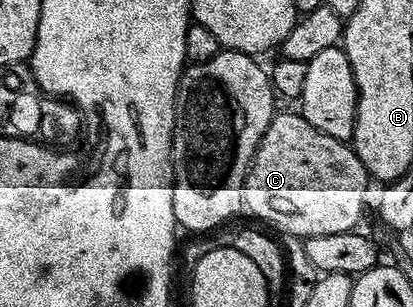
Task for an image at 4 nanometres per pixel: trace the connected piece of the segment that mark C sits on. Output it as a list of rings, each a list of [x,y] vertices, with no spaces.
[[[278,112],[275,113],[274,119],[268,124],[260,144],[254,149],[254,158],[250,161],[250,168],[246,172],[246,184],[242,188],[242,201],[245,209],[247,211],[250,209],[260,221],[271,222],[272,225],[279,226],[284,233],[295,234],[298,240],[305,240],[312,236],[332,236],[340,232],[354,230],[357,227],[357,222],[362,218],[362,209],[366,206],[366,182],[368,183],[366,169],[359,160],[358,153],[355,152],[353,145],[336,140],[332,136],[324,136],[324,132],[312,128],[312,124],[308,124],[308,120],[304,120],[301,113],[282,114],[282,112]]]

